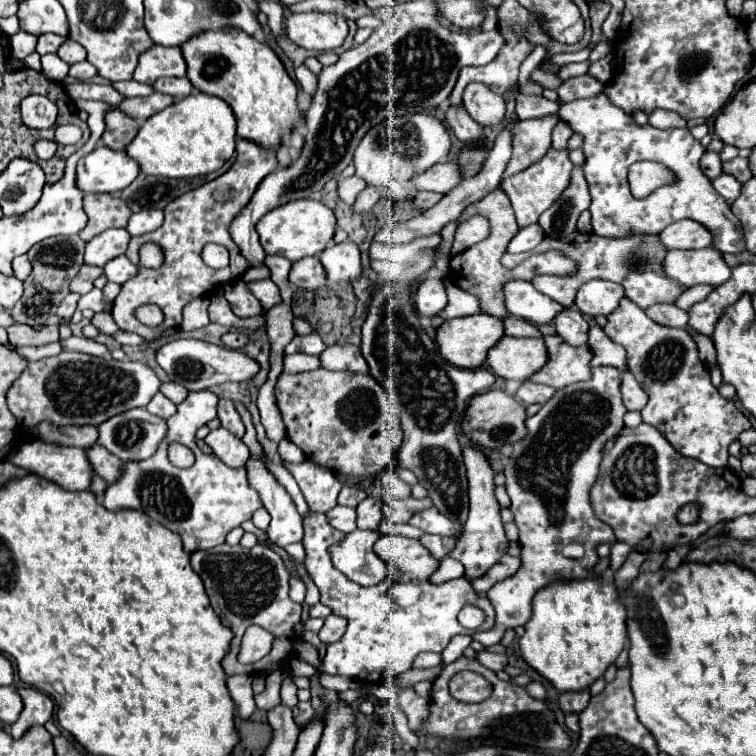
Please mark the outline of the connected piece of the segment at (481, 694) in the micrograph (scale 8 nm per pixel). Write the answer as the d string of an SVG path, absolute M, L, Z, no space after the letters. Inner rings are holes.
M465 671L465 673L457 673L449 681L449 691L457 701L479 703L491 695L491 683L485 681L485 677L481 677L477 673Z

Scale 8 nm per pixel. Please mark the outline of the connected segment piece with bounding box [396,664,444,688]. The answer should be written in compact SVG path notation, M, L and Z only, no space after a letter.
M440 664L436 667L430 669L415 669L411 668L405 673L399 675L396 678L396 683L399 687L412 688L415 683L420 681L430 681L433 682L436 677L439 676L440 672L443 670L444 665Z

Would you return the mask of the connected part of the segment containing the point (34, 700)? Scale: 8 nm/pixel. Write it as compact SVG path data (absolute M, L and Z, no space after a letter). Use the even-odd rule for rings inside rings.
M31 687L19 689L19 695L23 697L23 711L21 717L11 725L11 735L15 739L21 739L29 727L45 725L53 717L53 701L49 695Z

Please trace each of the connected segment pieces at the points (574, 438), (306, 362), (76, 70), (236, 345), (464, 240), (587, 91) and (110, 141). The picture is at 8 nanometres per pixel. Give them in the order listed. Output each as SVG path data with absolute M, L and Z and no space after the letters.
M593 367L593 377L591 377L589 381L573 383L573 385L567 385L567 387L555 391L555 395L551 397L551 401L547 401L547 403L541 407L539 413L535 413L533 417L527 417L525 423L527 423L529 435L527 435L525 439L517 441L517 443L513 445L513 455L511 455L509 463L505 465L505 489L507 489L507 495L511 497L511 507L509 507L509 509L513 511L513 515L515 515L515 525L519 527L521 567L519 567L519 571L517 571L513 577L509 577L509 579L497 583L497 585L493 585L493 587L487 591L487 597L491 599L491 603L493 603L493 607L495 607L495 611L497 611L497 617L495 617L495 627L493 627L493 629L483 631L483 633L477 631L477 633L473 635L473 639L477 639L481 645L485 645L485 647L495 645L495 643L501 641L501 637L503 637L503 633L505 633L507 627L525 625L525 623L529 621L529 617L531 617L533 597L535 597L537 591L541 591L543 587L547 587L547 585L553 583L553 581L585 579L585 577L591 573L591 569L595 567L595 563L599 561L599 557L597 557L597 545L601 545L601 543L609 543L609 545L613 545L613 543L617 541L613 529L609 529L609 525L605 525L601 519L595 517L595 513L593 513L593 509L591 509L591 503L589 503L589 489L593 487L593 481L597 479L597 469L599 469L599 463L601 463L601 445L603 445L609 437L615 437L615 435L621 431L621 427L623 427L623 415L627 413L627 409L625 409L625 405L623 405L623 401L621 401L619 385L621 385L621 371L619 371L619 369L615 369L615 367Z
M285 355L283 359L283 373L297 373L297 371L313 371L319 367L317 357L305 355Z
M89 61L75 63L75 65L71 65L71 69L69 69L69 77L79 79L79 81L91 79L91 77L95 77L95 75L97 75L97 69L93 69L93 65L89 65Z
M229 332L221 338L224 346L231 349L240 349L248 343L248 338L244 333Z
M473 217L457 227L450 253L456 255L482 241L489 235L489 223L485 217Z
M589 73L579 75L579 77L571 77L567 79L559 89L559 103L569 103L575 99L587 99L587 97L595 97L597 93L603 91L603 83L599 83L595 77L591 77Z
M113 109L107 115L107 129L103 133L103 143L111 149L125 149L137 135L141 123L121 109Z

